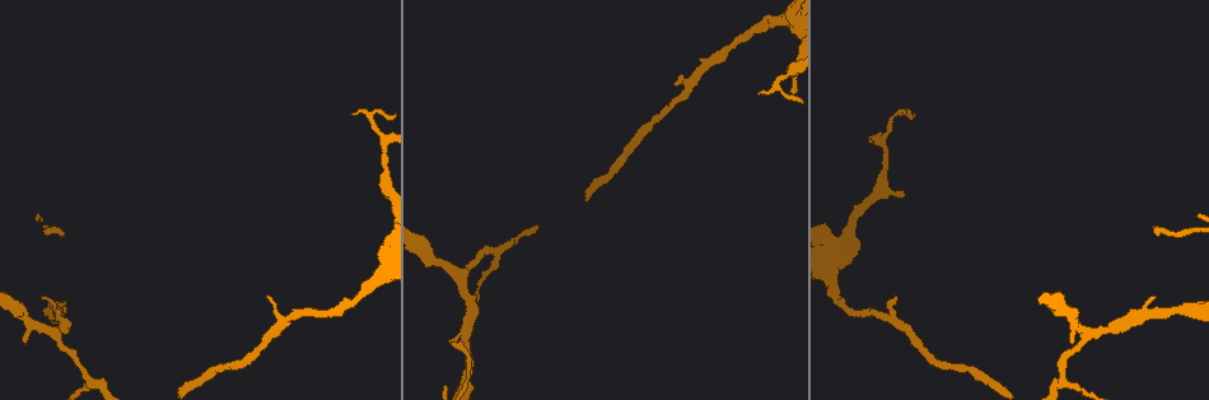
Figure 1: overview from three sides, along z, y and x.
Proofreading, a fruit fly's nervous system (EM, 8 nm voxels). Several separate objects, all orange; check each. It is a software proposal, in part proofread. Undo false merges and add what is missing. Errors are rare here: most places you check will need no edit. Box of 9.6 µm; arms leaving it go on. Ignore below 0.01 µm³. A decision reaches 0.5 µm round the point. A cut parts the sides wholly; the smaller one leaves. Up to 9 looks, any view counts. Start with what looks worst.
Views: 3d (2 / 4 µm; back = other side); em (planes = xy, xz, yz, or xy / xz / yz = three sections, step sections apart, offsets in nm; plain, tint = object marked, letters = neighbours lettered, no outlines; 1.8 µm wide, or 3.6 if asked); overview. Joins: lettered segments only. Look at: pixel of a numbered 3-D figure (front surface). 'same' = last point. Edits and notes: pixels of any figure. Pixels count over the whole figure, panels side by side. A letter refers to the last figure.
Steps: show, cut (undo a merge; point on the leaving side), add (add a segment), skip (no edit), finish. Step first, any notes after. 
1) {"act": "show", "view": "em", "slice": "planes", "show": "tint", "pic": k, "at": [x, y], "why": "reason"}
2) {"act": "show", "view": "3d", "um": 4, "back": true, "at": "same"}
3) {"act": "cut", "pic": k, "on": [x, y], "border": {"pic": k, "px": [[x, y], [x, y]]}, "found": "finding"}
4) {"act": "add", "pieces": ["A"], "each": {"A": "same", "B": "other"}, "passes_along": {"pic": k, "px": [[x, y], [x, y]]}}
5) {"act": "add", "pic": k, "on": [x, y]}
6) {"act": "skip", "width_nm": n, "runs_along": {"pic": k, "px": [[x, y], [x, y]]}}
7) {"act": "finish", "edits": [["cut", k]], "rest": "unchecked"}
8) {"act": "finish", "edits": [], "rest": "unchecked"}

{"act": "show", "view": "3d", "um": 4, "pic": 1, "at": [449, 340], "why": "branch stops here"}

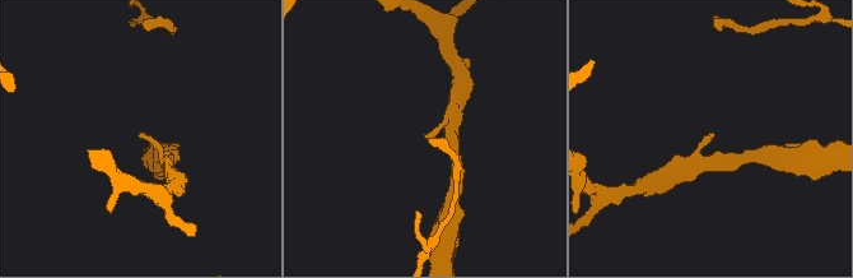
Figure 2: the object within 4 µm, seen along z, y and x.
{"act": "show", "view": "em", "slice": "planes", "show": "letters", "pic": 2, "at": [427, 137]}

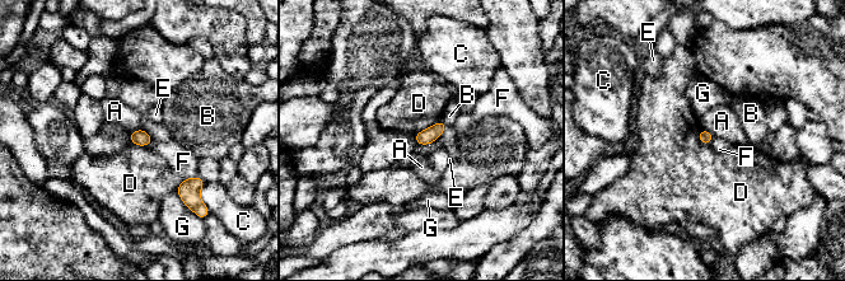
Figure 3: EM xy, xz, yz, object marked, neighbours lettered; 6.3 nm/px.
{"act": "skip", "each": {"A": "other", "B": "other", "C": "other", "D": "other", "E": "other", "F": "other", "G": "other"}, "found": "no lettered segment goes on from it"}

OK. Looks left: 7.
{"act": "show", "view": "3d", "um": 2, "pic": 1, "at": [674, 82], "why": "branch stops here"}

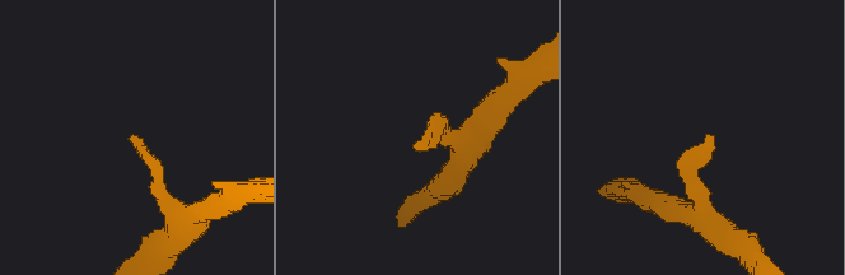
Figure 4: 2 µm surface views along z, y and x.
{"act": "show", "view": "em", "slice": "yz", "step": 8, "show": "tint", "pic": 4, "at": [708, 137], "why": "need the tissue"}

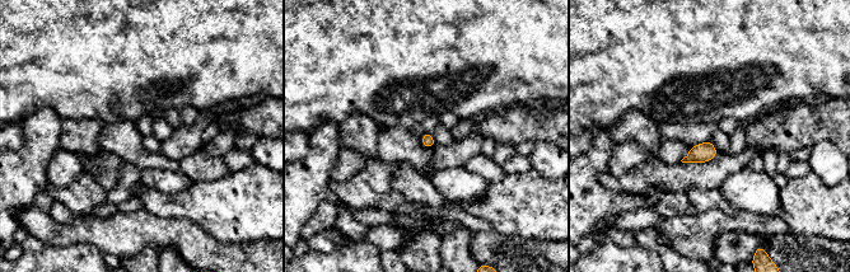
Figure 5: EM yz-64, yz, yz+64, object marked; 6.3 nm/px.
{"act": "show", "view": "em", "slice": "yz", "step": 8, "show": "letters", "at": "same"}

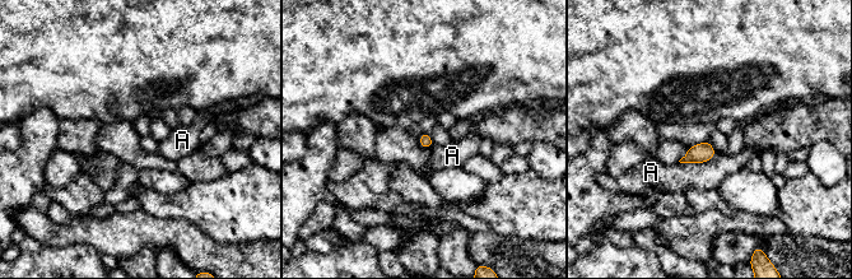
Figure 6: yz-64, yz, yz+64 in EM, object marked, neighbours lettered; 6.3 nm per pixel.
{"act": "skip", "each": {"A": "other"}, "found": "no lettered segment goes on from it"}

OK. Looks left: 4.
{"act": "show", "view": "3d", "um": 4, "pic": 1, "at": [790, 92], "why": "branch stops here"}

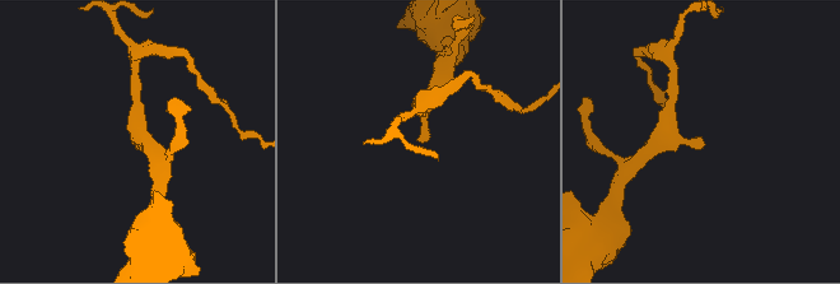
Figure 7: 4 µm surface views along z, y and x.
{"act": "show", "view": "em", "slice": "planes", "show": "plain", "pic": 7, "at": [131, 141], "why": "now the EM"}

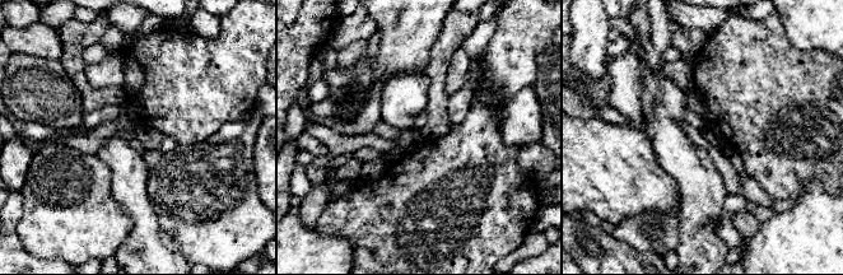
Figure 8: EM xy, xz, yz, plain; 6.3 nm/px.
{"act": "show", "view": "em", "slice": "planes", "show": "letters", "at": "same", "why": "see the neighbours"}

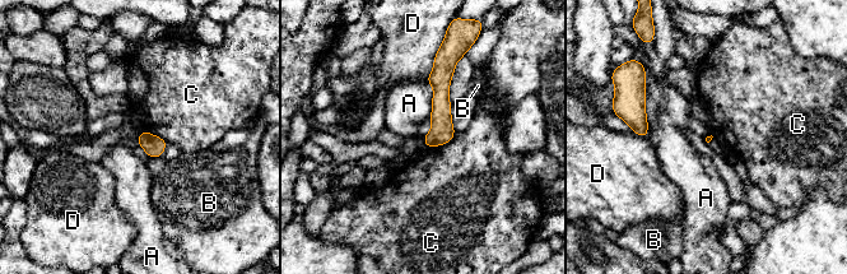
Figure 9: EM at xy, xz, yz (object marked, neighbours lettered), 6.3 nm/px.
{"act": "skip", "longest_contact_nm": ["A", 360], "each": {"A": "other", "B": "other", "C": "other", "D": "other"}, "found": "none of them fits"}

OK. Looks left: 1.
{"act": "finish", "edits": [], "rest": "unchecked"}

